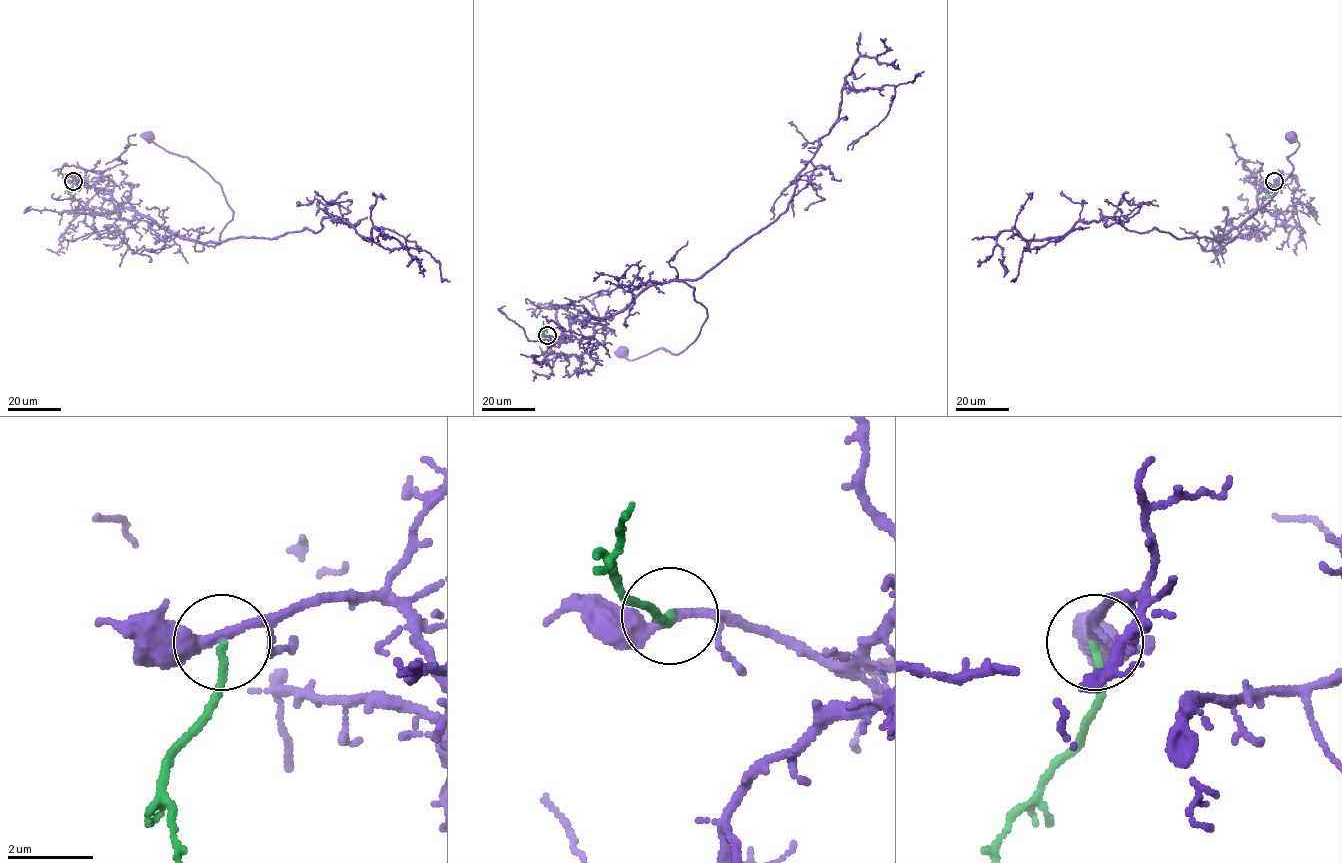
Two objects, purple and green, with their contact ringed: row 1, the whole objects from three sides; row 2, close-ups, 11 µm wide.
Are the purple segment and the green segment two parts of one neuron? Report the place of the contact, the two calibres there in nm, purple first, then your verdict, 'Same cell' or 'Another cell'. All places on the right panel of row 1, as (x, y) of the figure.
Place: (1274, 181). Thickness 240 nm (purple) against 170 nm. Same cell

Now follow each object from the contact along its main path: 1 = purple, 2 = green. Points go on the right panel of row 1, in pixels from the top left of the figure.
1: (1275, 181), (1220, 244), (1293, 169), (1287, 157), (1299, 144), (1291, 136)
2: (1275, 181), (1266, 197), (1260, 197)

